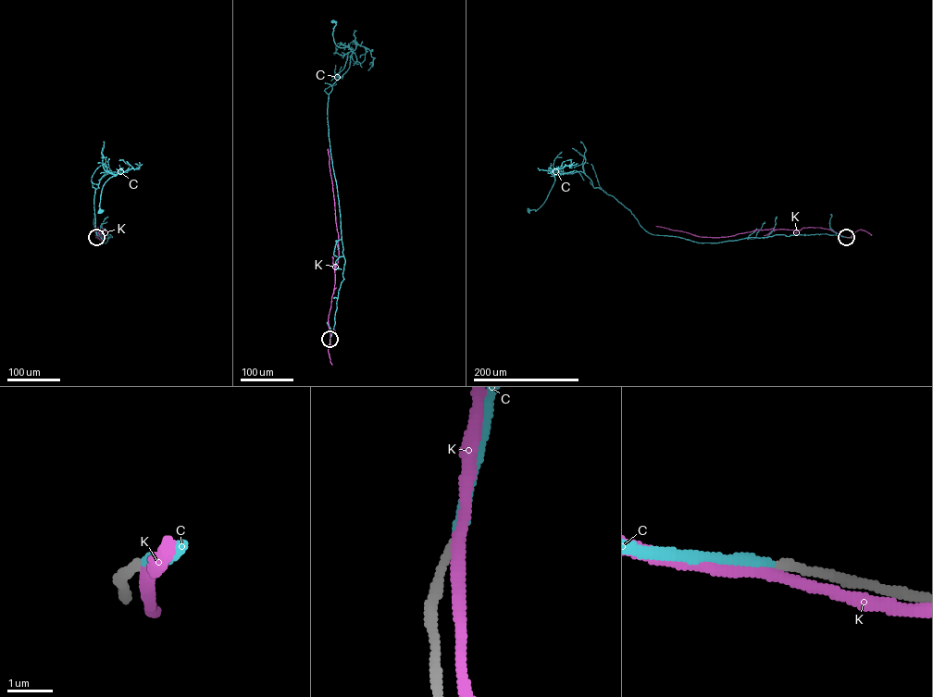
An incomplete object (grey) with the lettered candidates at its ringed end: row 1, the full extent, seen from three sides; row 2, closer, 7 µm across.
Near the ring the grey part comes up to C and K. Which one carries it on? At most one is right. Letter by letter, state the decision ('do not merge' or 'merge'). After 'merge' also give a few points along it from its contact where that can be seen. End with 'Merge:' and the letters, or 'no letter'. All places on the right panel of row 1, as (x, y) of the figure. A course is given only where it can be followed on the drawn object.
C: merge; course (846, 237), (781, 234), (698, 242), (653, 234), (580, 171), (557, 172), (544, 203), (528, 211)
K: do not merge
Merge: C

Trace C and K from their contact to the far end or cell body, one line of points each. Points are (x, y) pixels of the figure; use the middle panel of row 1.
C: (329, 339), (345, 260), (328, 102), (331, 85), (348, 68), (352, 52), (335, 43), (336, 22), (332, 21)
K: (329, 339), (328, 318), (339, 251), (328, 148)

